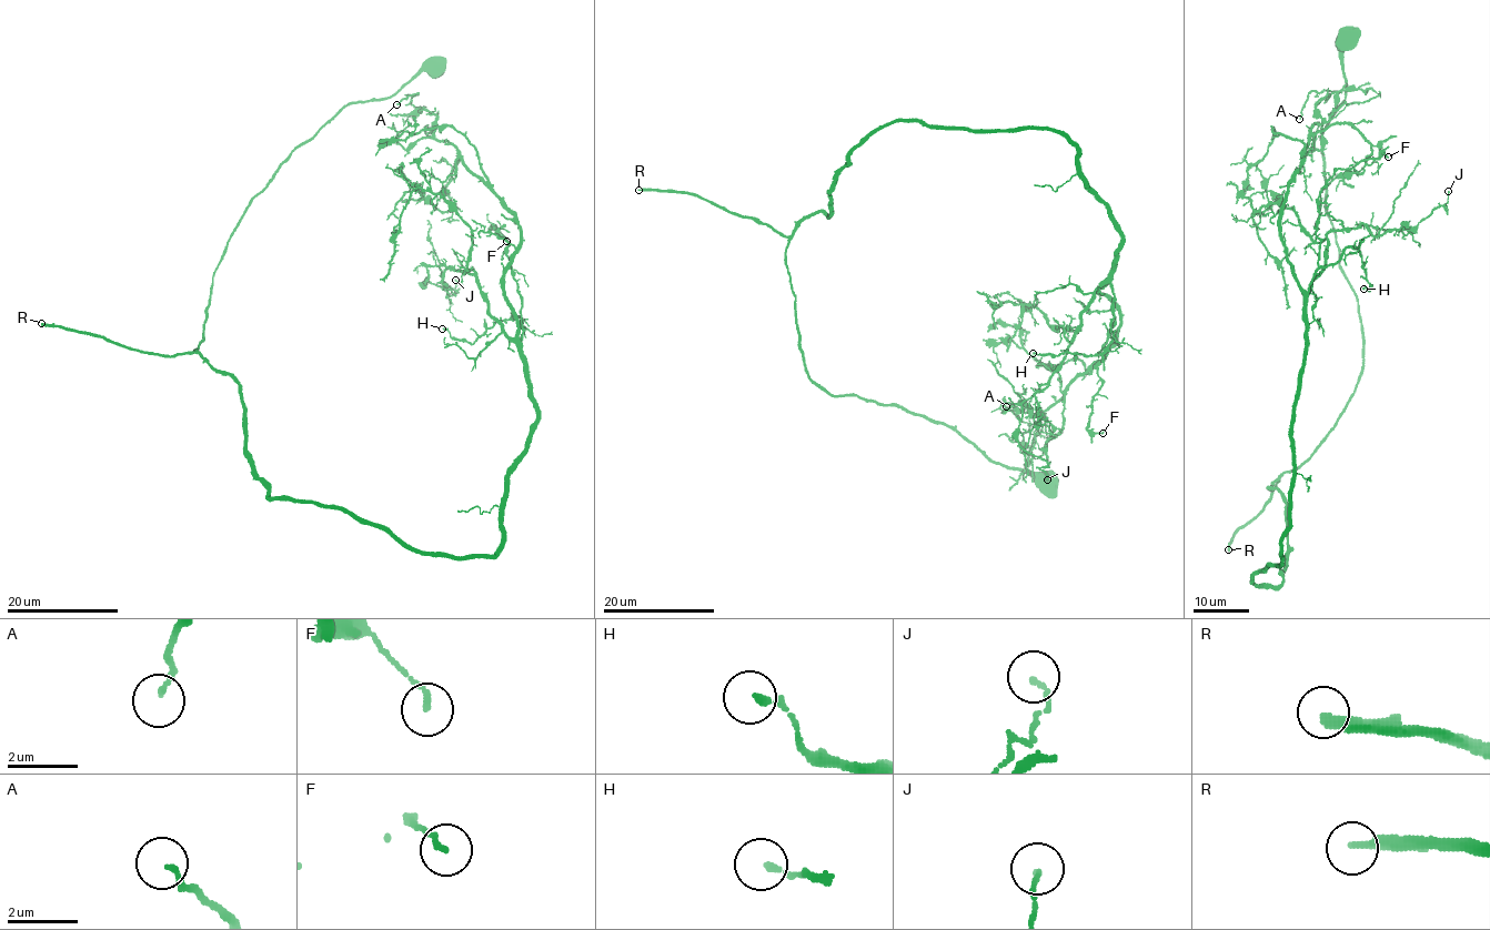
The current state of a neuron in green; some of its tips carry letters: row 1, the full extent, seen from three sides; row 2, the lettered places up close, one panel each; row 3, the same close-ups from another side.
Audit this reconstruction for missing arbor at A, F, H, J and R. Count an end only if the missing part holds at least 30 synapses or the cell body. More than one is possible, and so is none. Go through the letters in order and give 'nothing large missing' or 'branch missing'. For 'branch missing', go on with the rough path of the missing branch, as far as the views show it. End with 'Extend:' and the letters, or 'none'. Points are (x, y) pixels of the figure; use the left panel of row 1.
A: nothing large missing
F: nothing large missing
H: nothing large missing
J: nothing large missing
R: branch missing
Extend: R

